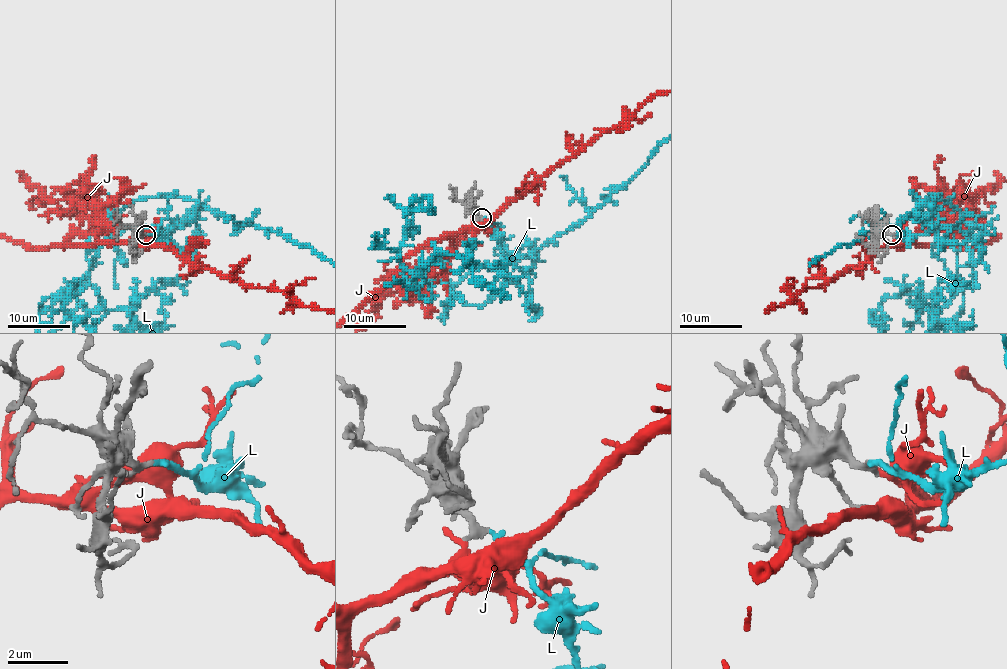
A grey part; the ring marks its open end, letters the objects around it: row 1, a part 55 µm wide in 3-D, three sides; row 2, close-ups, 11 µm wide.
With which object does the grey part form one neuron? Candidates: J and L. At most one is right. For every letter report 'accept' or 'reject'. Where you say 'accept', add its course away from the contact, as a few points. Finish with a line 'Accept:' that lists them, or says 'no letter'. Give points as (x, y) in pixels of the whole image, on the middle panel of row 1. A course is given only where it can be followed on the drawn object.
J: reject
L: accept
Accept: L

